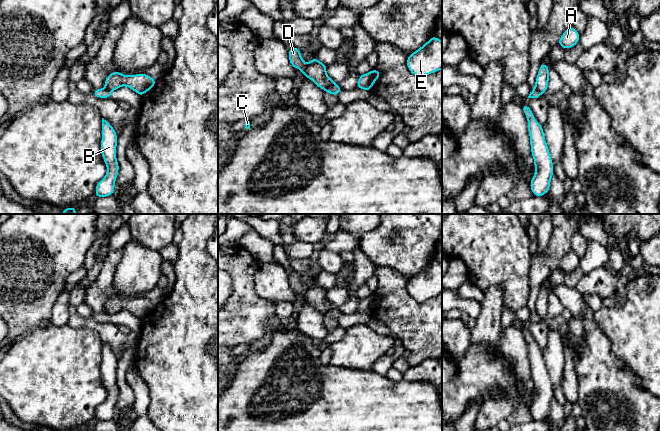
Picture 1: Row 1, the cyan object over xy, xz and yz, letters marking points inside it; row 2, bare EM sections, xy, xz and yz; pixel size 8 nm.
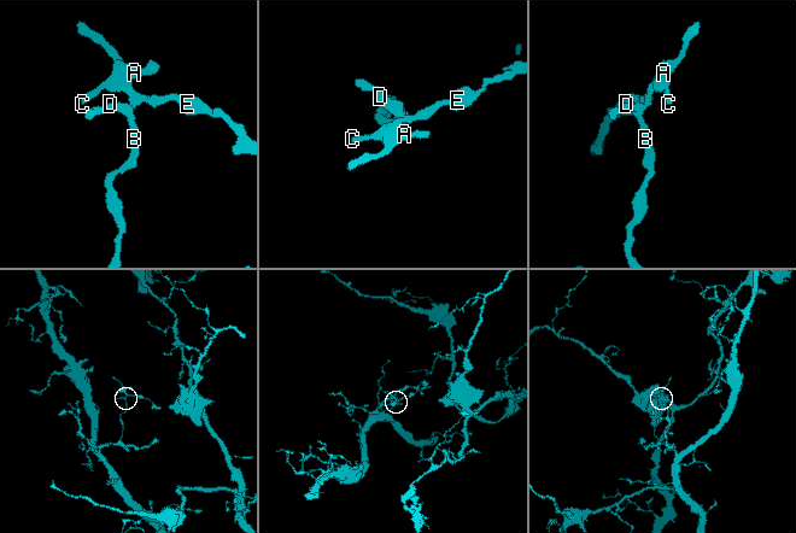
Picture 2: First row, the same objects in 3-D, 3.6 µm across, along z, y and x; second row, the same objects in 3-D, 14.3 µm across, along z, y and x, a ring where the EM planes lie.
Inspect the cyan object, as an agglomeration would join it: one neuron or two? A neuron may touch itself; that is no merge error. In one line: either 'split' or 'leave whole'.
split

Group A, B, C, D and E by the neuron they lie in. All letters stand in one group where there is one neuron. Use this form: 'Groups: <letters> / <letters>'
Groups: A C E / B D

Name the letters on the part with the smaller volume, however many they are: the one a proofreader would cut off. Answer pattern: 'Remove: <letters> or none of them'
Remove: A, C, E

